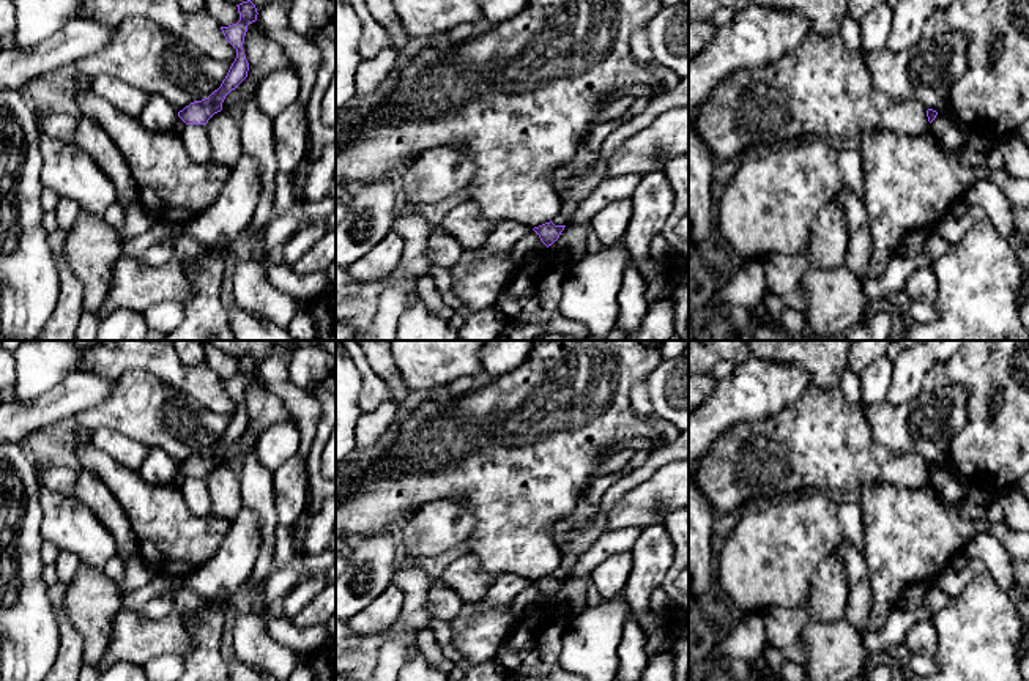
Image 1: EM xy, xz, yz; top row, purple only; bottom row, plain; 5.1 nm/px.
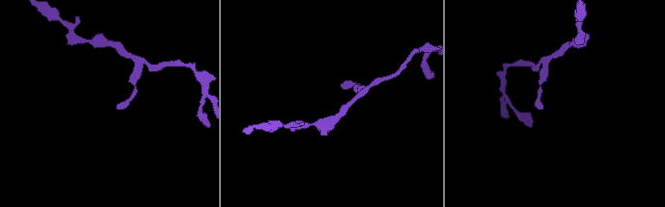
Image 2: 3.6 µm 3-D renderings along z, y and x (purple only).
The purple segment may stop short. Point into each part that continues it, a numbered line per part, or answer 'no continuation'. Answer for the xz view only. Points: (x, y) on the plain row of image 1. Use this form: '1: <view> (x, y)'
no continuation

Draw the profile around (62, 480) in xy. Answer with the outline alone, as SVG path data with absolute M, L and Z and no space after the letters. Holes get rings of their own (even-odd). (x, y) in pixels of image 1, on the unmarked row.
M49 465L43 474L43 486L52 492L72 497L77 486L77 471L69 467Z

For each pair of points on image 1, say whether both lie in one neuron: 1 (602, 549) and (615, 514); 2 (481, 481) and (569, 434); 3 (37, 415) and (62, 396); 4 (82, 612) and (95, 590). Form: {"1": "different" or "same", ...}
{"1": "different", "2": "same", "3": "same", "4": "same"}

